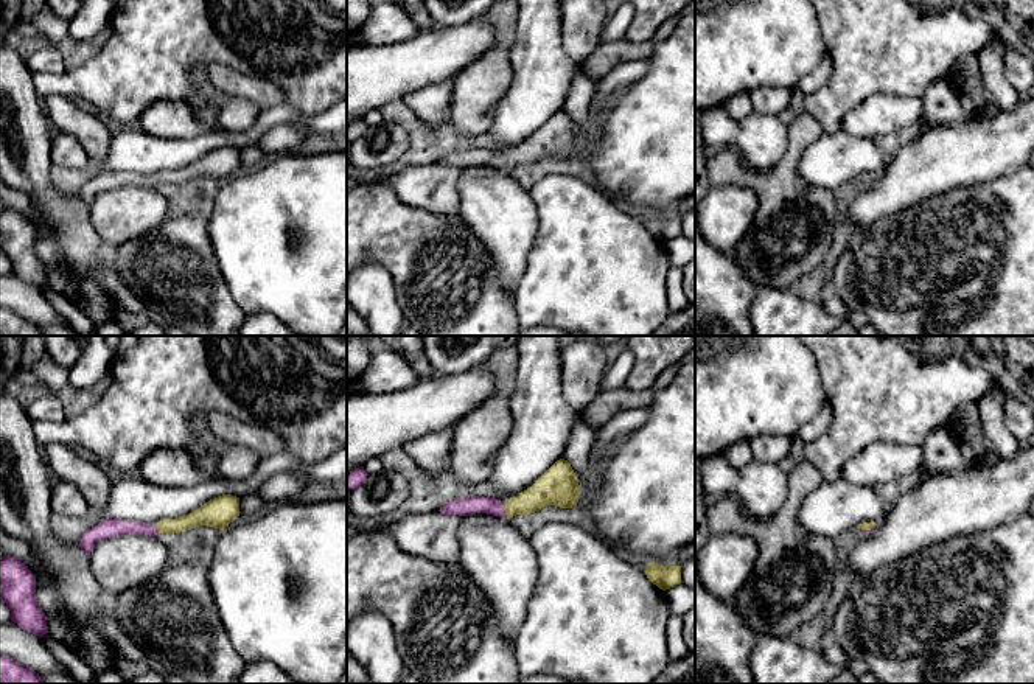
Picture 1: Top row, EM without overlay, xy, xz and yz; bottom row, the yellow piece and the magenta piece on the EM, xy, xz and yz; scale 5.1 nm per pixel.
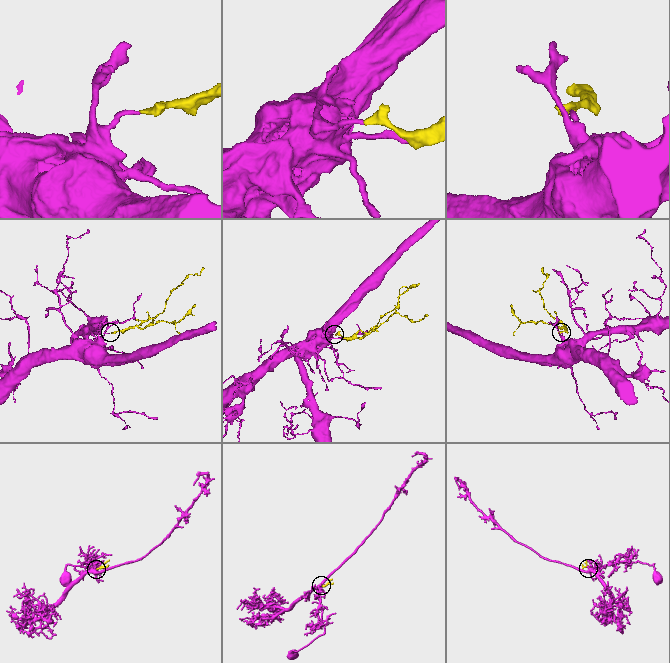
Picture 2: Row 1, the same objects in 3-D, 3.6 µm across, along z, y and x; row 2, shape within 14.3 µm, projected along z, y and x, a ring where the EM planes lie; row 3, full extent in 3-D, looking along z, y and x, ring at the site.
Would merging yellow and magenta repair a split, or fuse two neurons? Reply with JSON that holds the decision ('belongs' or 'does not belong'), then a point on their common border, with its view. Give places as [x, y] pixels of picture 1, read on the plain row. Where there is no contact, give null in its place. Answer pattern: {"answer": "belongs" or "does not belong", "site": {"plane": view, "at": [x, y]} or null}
{"answer": "belongs", "site": {"plane": "xz", "at": [506, 160]}}

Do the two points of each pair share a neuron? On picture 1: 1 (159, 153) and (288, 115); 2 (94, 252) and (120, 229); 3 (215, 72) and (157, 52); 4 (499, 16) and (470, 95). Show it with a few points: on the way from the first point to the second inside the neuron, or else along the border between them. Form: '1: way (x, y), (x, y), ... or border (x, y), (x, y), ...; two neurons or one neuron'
1: way (192, 150), (221, 139), (246, 139), (255, 132); one neuron
2: border (89, 209), (90, 224), (111, 249); two neurons
3: border (207, 66), (224, 62), (243, 73); two neurons
4: way (503, 36), (503, 47), (490, 75); one neuron

